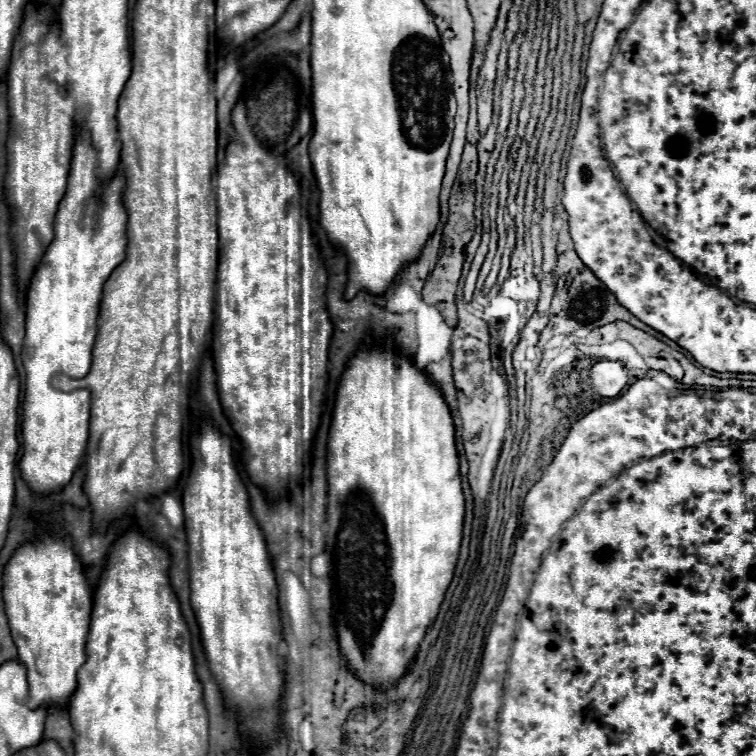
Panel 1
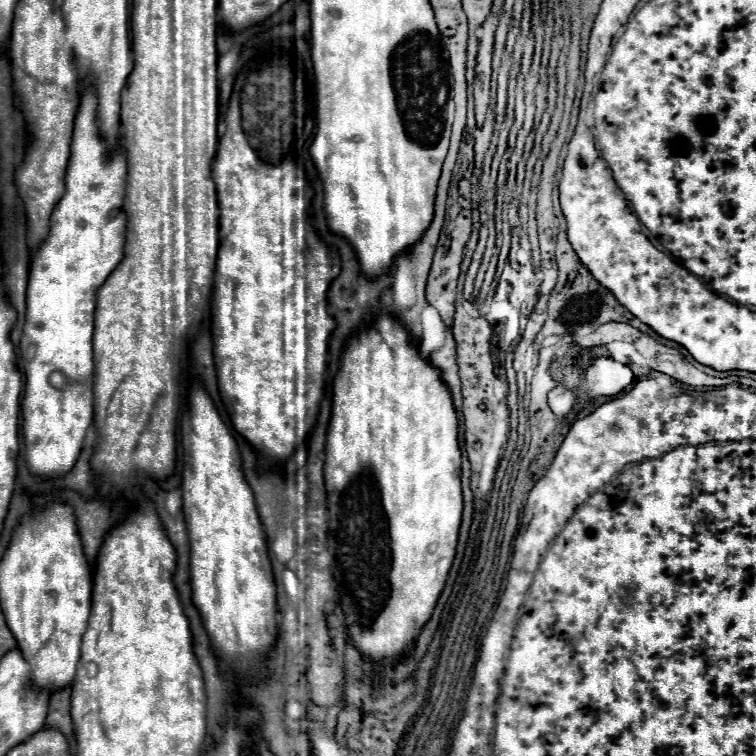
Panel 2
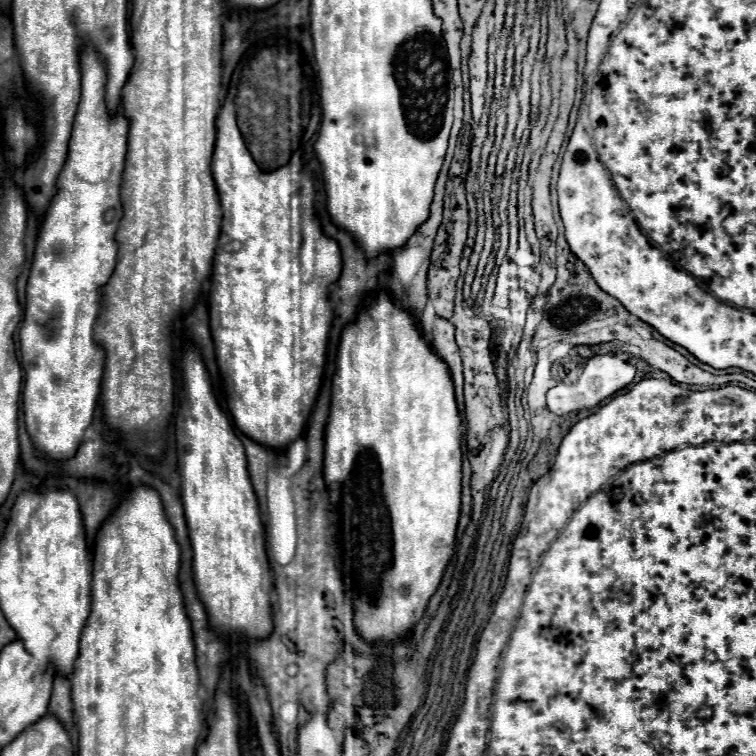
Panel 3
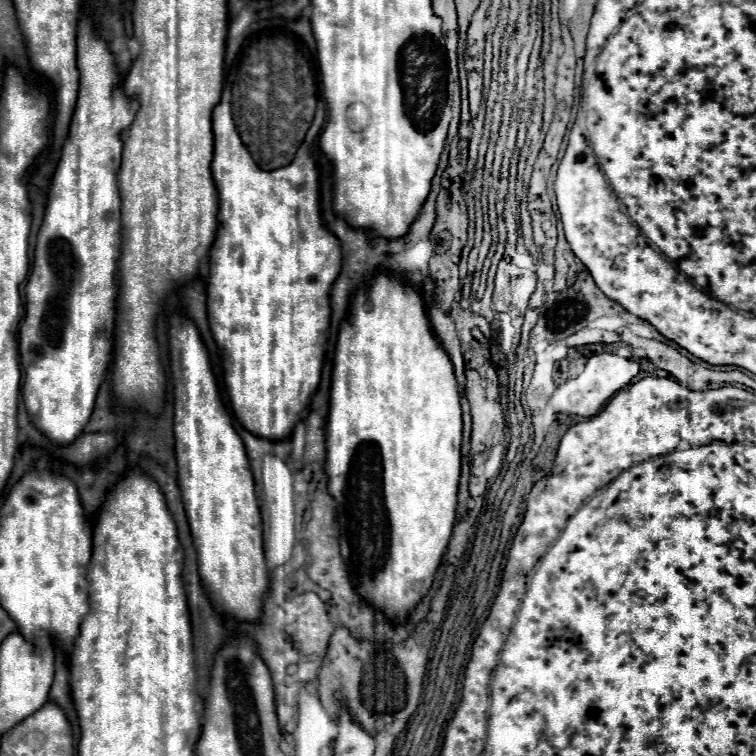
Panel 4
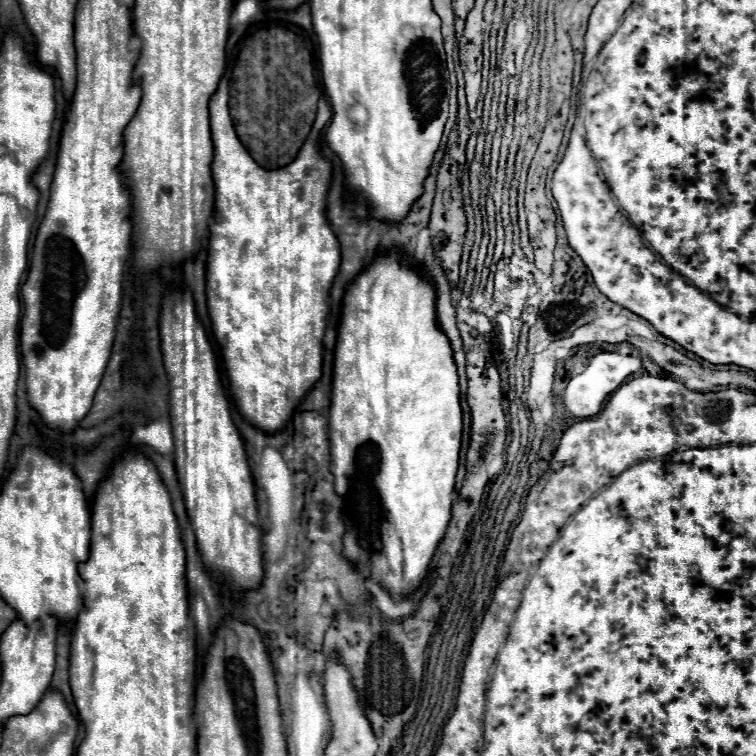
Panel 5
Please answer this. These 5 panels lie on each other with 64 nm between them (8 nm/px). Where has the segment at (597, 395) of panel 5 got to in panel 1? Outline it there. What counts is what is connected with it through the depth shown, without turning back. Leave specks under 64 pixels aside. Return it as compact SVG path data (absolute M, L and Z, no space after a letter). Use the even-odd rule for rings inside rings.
M602 360L592 366L590 384L598 396L612 398L628 384L628 374L620 362Z

